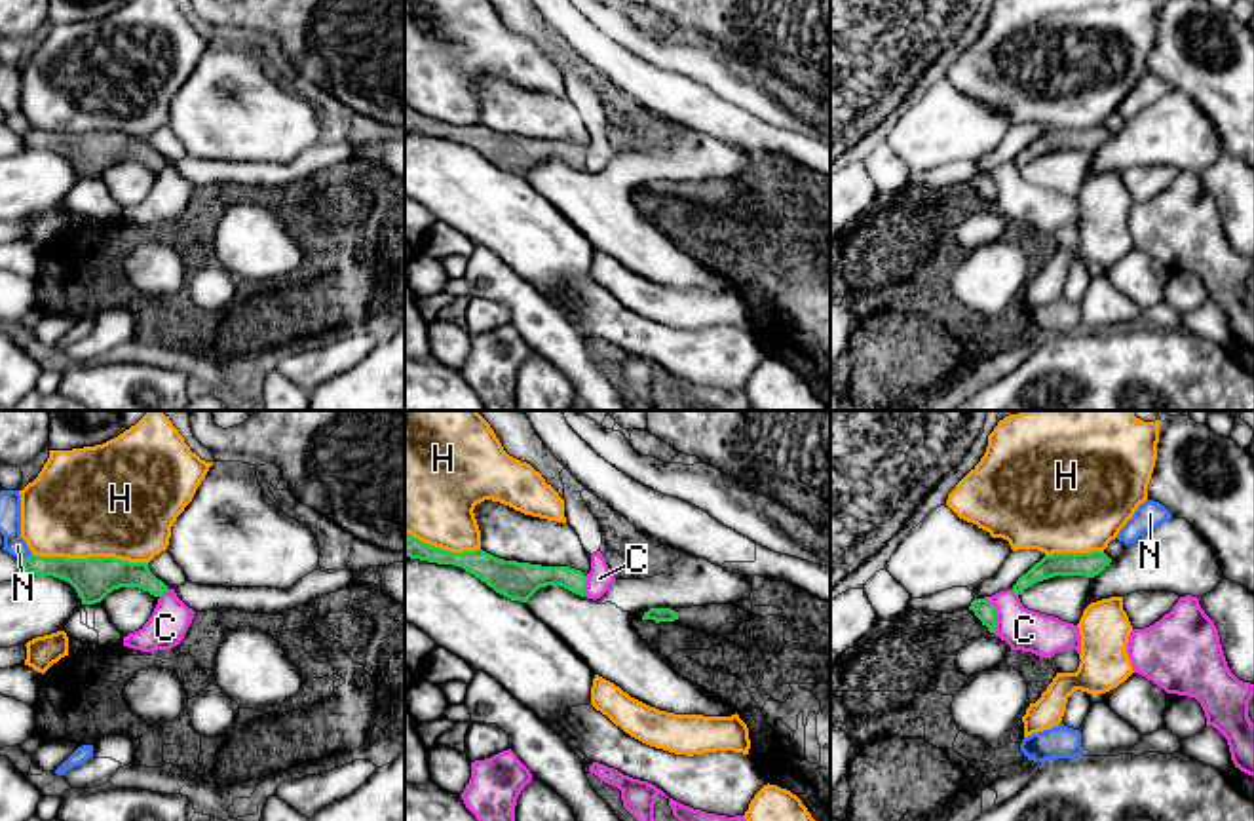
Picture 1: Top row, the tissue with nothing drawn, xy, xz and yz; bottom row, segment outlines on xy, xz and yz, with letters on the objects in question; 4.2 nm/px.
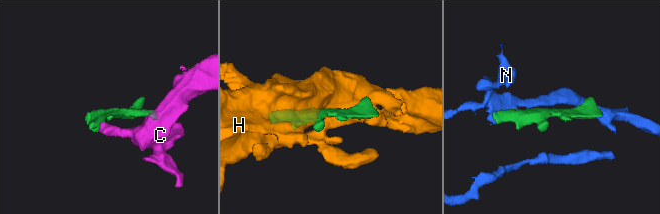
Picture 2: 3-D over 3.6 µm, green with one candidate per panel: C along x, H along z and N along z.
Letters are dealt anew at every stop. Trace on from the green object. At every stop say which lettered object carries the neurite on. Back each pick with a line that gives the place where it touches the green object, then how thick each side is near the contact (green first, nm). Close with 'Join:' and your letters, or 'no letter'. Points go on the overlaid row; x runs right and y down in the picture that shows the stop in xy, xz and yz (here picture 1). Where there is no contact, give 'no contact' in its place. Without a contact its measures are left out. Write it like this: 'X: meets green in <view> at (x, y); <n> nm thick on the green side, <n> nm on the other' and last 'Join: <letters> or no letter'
Join: no letter

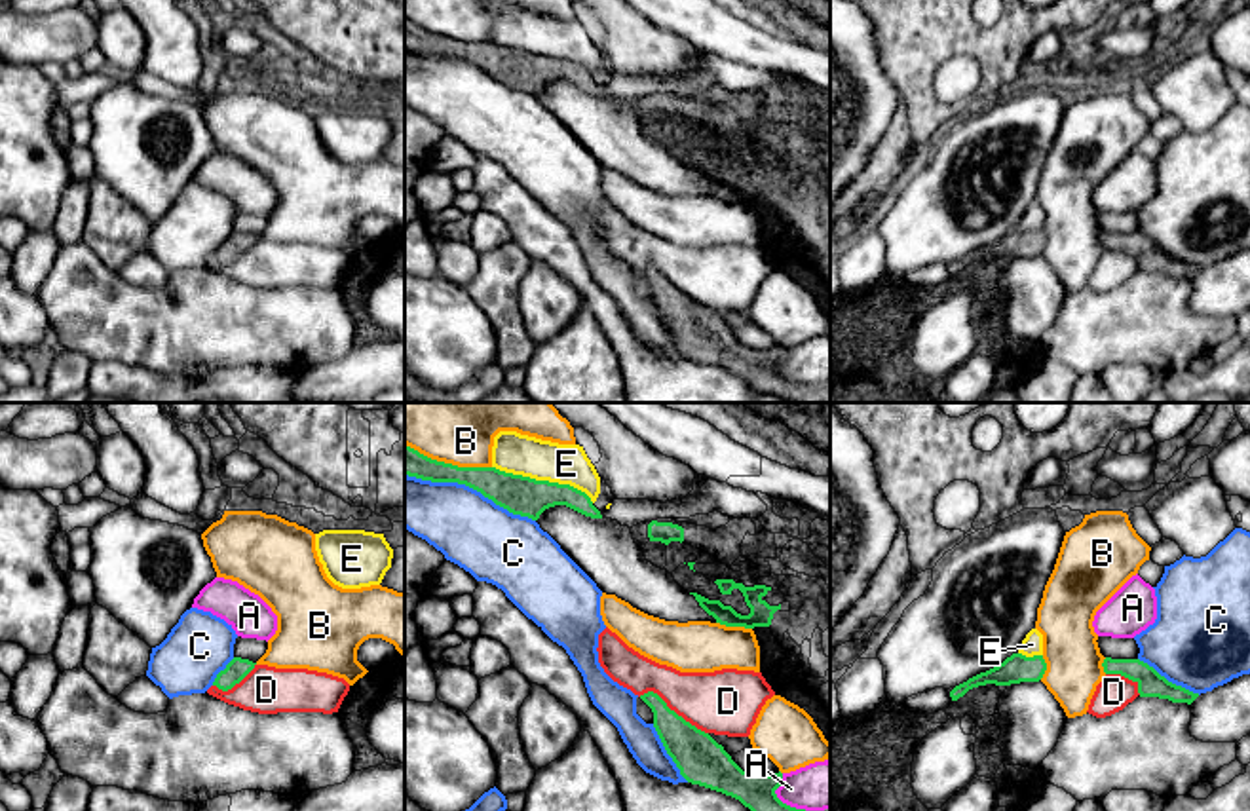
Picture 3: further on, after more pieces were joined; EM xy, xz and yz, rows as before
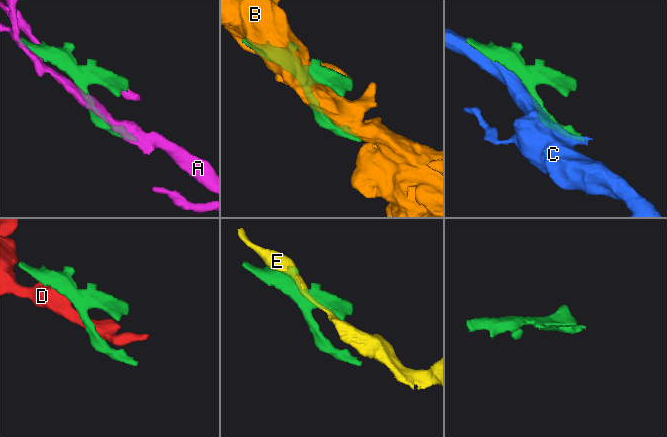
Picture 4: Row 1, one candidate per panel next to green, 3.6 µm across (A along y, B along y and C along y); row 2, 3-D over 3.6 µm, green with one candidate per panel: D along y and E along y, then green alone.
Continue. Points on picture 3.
Join: no letter

